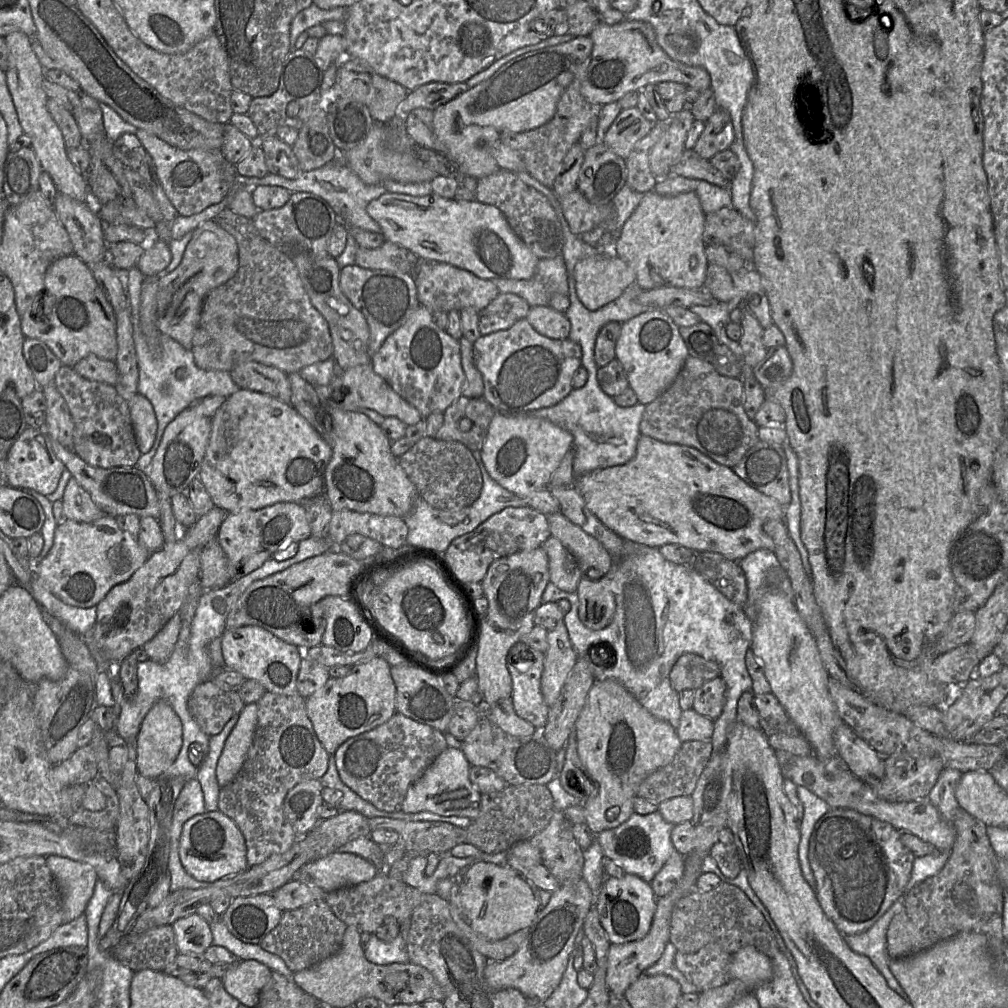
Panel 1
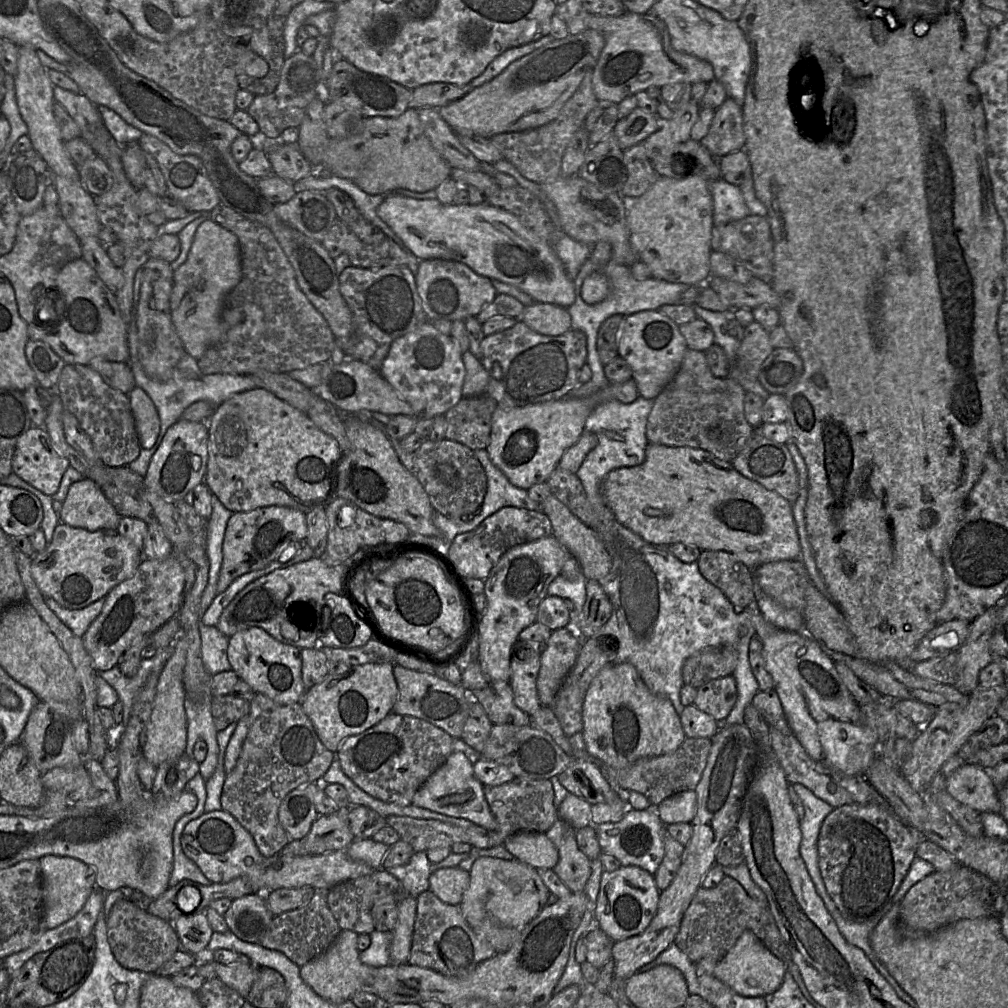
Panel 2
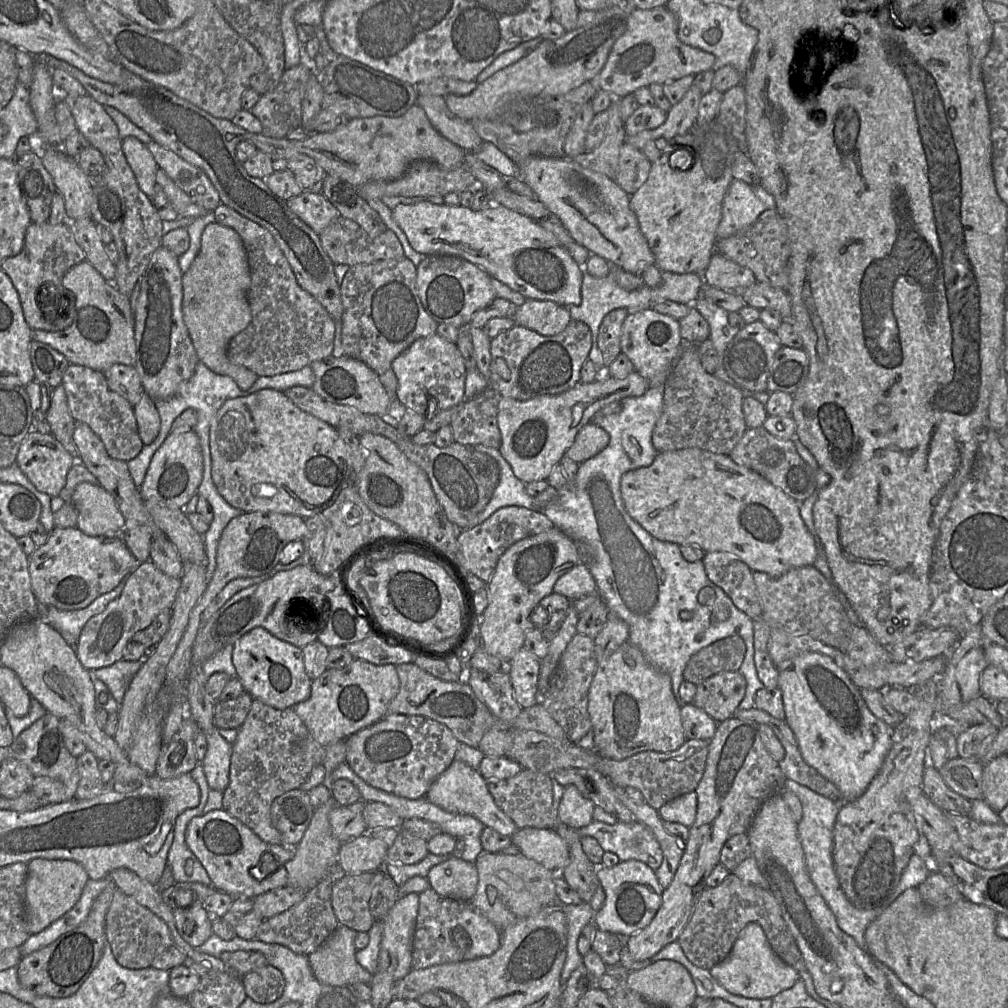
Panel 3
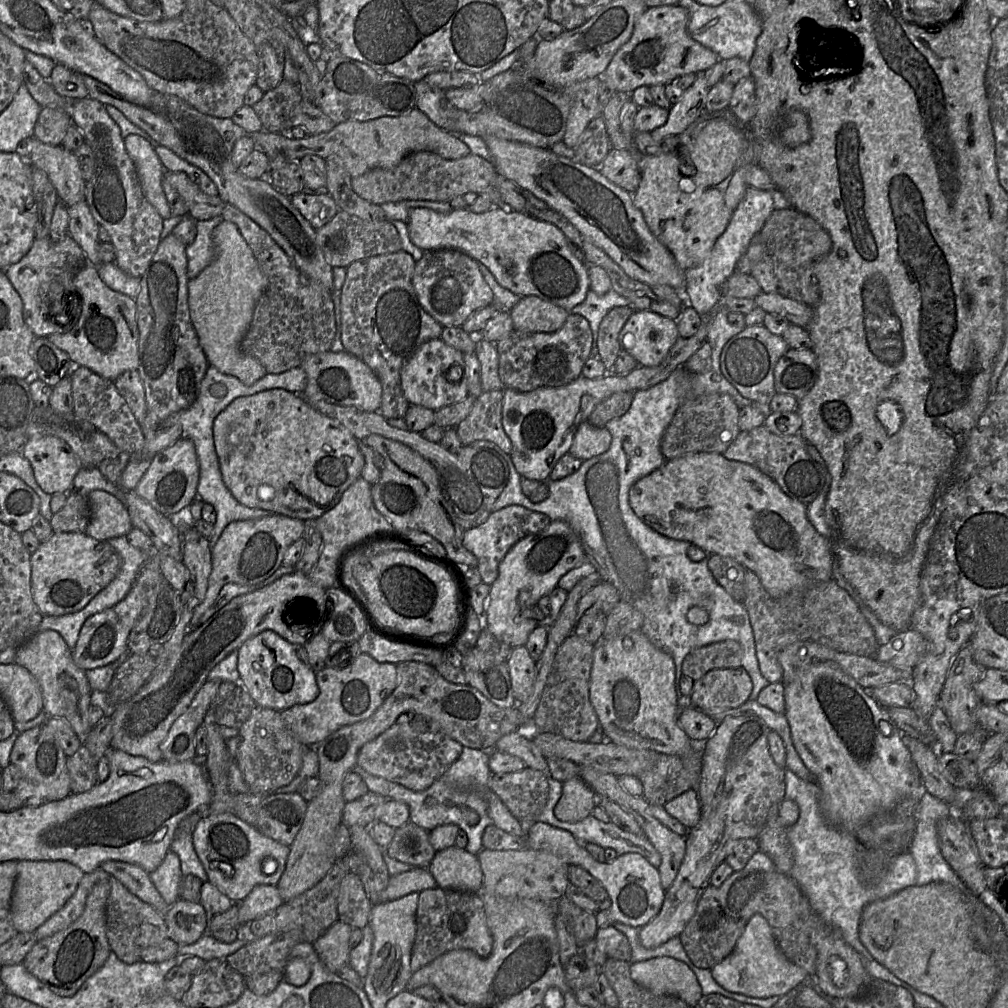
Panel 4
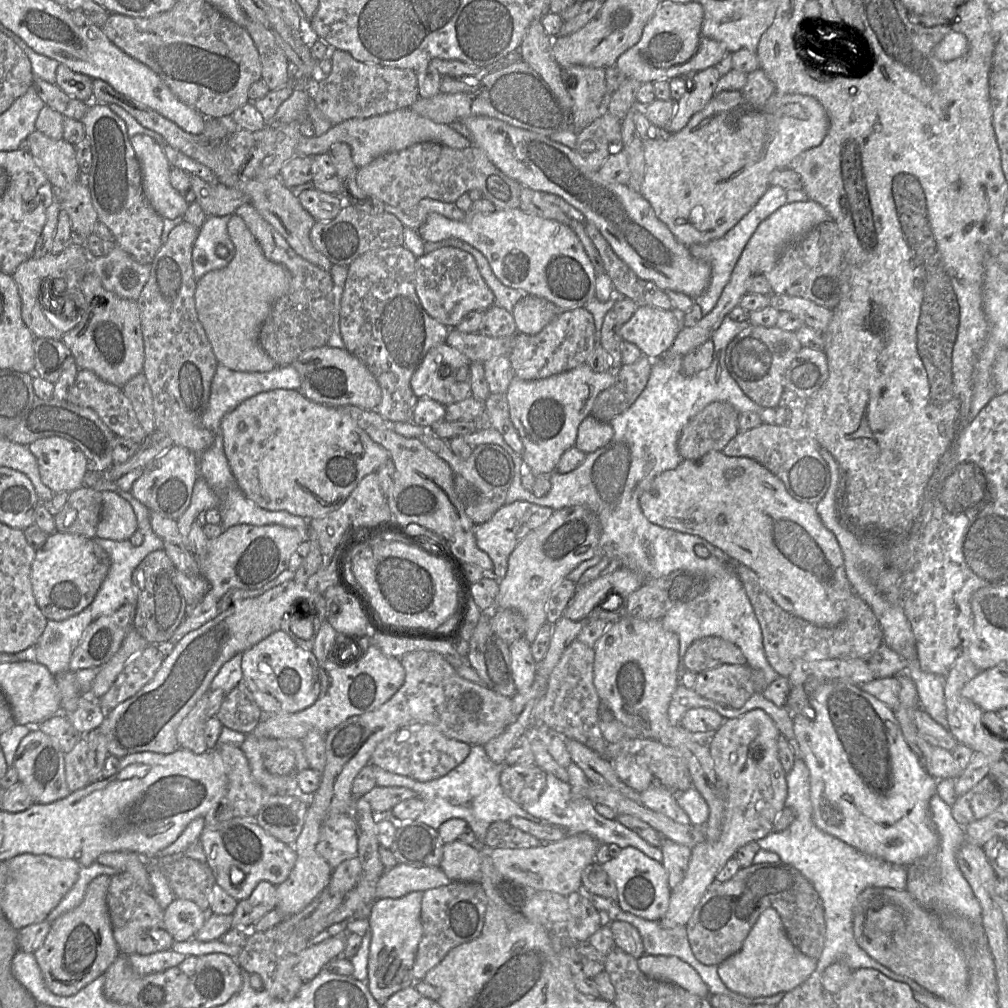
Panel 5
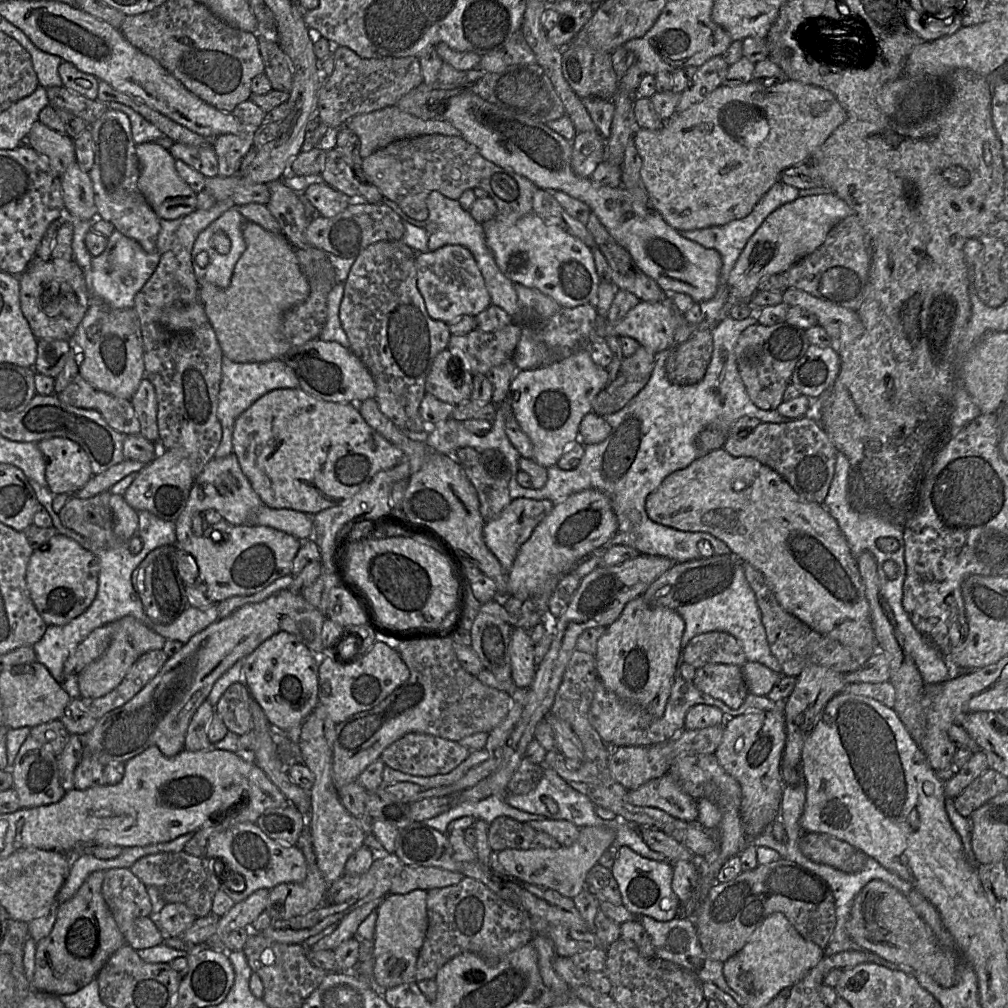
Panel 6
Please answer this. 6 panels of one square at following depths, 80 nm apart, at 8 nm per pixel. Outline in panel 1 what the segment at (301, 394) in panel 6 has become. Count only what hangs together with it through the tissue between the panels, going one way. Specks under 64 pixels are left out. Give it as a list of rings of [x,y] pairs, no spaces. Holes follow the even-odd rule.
[[[239,390],[226,399],[211,418],[211,425],[211,434],[198,478],[204,485],[215,506],[227,511],[227,513],[232,513],[242,510],[257,510],[278,502],[295,502],[302,506],[308,506],[314,501],[324,501],[327,499],[325,471],[331,459],[331,447],[290,404],[286,404],[264,393],[251,390]]]

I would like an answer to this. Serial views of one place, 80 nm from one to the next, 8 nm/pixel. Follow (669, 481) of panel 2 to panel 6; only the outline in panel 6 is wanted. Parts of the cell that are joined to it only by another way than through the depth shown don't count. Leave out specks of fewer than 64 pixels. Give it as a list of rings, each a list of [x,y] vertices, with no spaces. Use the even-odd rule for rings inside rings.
[[[723,447],[706,455],[701,455],[686,468],[672,472],[665,477],[658,488],[646,498],[645,508],[649,518],[658,524],[681,531],[706,532],[723,541],[729,547],[731,554],[734,554],[744,563],[750,564],[764,575],[777,601],[785,611],[797,617],[813,630],[848,647],[865,648],[878,645],[857,560],[852,556],[849,545],[836,520],[829,514],[823,503],[809,502],[802,499],[783,477],[755,458],[734,457],[726,452]]]

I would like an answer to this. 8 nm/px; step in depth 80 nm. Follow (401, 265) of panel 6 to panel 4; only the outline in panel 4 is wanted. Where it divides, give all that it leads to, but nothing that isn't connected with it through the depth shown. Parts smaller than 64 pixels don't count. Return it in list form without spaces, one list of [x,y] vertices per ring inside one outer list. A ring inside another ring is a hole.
[[[400,250],[351,263],[341,288],[341,342],[344,351],[362,360],[382,386],[378,412],[385,418],[404,418],[410,404],[401,389],[400,369],[419,347],[440,338],[443,326],[426,313],[416,296],[412,277],[416,262]]]

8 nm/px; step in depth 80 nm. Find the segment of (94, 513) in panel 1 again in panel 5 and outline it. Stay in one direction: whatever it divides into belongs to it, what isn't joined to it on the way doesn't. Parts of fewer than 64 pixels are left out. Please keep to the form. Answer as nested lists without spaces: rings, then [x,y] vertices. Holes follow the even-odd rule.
[[[103,491],[95,538],[129,540],[136,530],[137,518],[128,501],[115,492]]]

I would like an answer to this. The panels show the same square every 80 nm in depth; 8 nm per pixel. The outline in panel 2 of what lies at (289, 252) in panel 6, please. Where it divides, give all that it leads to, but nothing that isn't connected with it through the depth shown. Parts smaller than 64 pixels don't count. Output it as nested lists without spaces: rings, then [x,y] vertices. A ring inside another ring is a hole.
[[[211,218],[205,220],[196,230],[187,260],[174,271],[170,298],[172,323],[185,351],[196,360],[199,360],[210,347],[216,345],[230,327],[243,320],[242,311],[223,309],[225,297],[239,284],[241,278],[241,254],[237,236]]]

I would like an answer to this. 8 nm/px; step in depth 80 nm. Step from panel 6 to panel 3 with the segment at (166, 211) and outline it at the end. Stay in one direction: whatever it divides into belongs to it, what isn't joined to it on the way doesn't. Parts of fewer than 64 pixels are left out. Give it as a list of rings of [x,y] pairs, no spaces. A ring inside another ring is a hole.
[[[133,136],[122,141],[122,150],[139,188],[152,199],[156,185],[156,173],[159,168],[152,153],[146,144]]]

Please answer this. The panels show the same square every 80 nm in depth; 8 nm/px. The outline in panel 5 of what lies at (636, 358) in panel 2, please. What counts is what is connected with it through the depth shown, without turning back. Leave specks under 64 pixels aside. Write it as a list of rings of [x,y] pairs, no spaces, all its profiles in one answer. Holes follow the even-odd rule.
[[[639,306],[621,327],[620,335],[623,340],[635,344],[643,355],[654,360],[672,346],[681,328],[680,315],[673,309]]]

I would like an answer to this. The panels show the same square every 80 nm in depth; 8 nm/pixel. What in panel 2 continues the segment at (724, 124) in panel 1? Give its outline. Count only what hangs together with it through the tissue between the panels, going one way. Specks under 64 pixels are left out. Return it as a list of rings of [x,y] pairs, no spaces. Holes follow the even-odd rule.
[[[727,97],[715,110],[707,135],[700,143],[708,152],[719,159],[724,155],[744,149],[743,108]]]

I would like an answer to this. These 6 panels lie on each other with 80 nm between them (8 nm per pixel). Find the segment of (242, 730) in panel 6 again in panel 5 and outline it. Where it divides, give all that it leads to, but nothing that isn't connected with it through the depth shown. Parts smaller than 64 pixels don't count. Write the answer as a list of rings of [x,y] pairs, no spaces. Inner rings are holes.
[[[239,683],[229,691],[216,717],[223,726],[249,734],[262,720],[264,713],[244,683]]]

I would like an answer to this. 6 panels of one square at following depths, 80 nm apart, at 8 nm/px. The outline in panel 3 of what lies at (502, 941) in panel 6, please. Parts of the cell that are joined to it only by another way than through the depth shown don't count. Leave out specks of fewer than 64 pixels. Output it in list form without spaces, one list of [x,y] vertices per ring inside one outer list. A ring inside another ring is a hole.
[[[431,888],[419,894],[412,969],[487,957],[499,949],[500,943],[500,930],[475,909],[470,901],[442,897]]]

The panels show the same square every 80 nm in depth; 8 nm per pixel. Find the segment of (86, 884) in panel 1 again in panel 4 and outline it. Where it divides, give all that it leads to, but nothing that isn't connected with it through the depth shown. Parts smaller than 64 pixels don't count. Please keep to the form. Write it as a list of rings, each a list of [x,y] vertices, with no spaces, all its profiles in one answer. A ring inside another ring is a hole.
[[[20,860],[15,881],[10,916],[18,932],[35,932],[49,917],[60,910],[75,893],[84,872],[68,861]]]

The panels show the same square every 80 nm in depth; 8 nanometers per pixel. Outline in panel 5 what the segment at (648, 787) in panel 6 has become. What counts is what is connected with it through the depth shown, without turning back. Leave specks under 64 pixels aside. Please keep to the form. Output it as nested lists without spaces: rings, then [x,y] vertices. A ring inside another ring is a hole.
[[[653,783],[640,793],[639,802],[653,810],[669,817],[680,824],[690,824],[686,812],[678,805],[677,794],[660,783]]]

